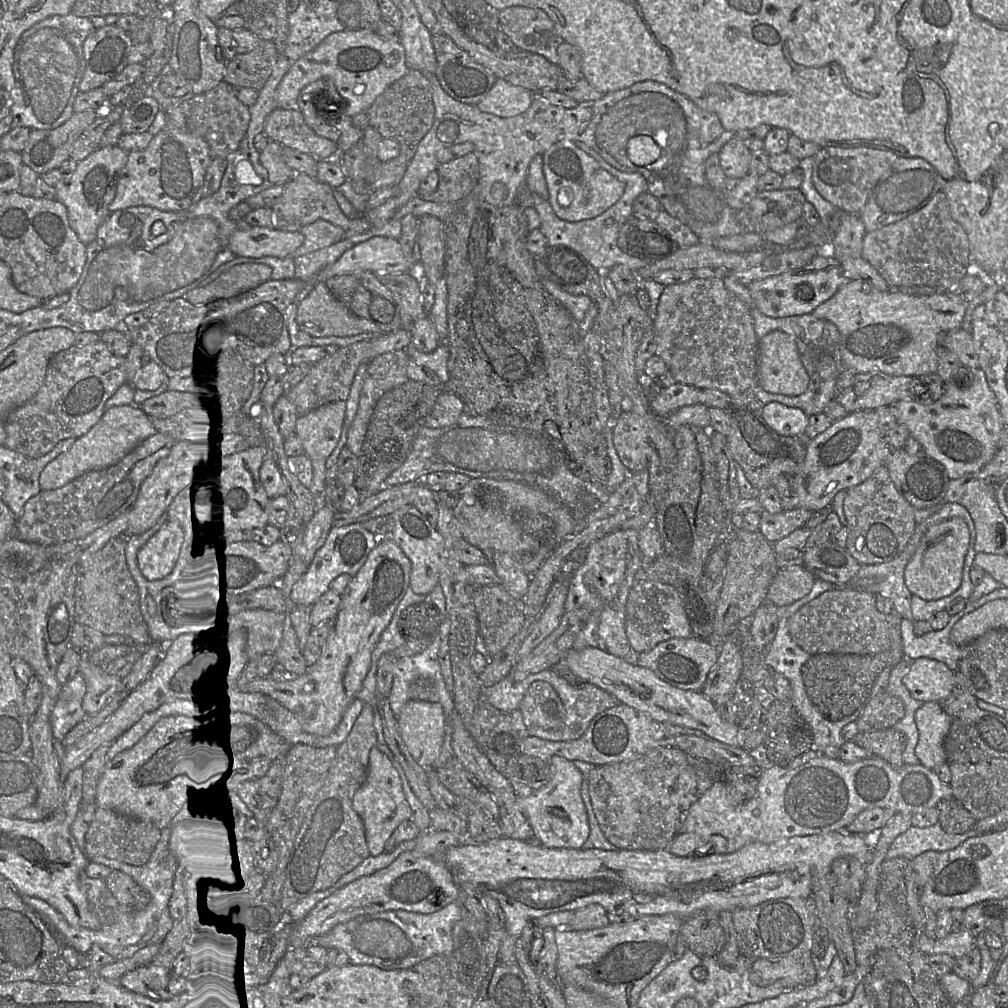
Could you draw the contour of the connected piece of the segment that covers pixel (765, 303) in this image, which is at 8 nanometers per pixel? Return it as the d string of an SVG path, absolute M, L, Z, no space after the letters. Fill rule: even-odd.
M814 257L800 269L770 276L748 285L755 307L771 318L783 318L812 313L849 282L840 262L833 257Z

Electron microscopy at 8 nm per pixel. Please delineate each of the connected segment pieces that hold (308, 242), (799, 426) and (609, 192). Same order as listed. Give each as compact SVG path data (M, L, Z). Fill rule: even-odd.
M317 220L303 227L299 232L303 235L304 242L290 256L293 259L331 246L341 241L346 235L343 228L324 220Z
M779 402L765 404L762 416L772 429L783 436L803 436L809 421L809 416L801 409Z
M563 141L551 146L543 155L543 173L555 214L567 222L594 219L615 205L623 196L625 184L603 169L574 142Z

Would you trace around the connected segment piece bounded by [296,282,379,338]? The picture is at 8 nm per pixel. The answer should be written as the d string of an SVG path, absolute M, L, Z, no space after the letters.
M324 282L314 284L297 305L296 323L310 338L379 334L374 324L356 317L341 304Z

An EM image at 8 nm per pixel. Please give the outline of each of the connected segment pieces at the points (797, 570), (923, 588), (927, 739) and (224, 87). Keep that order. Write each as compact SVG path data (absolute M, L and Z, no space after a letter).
M804 566L779 567L768 588L767 599L777 605L789 605L806 596L817 578Z
M955 517L932 526L905 569L905 583L912 595L924 600L939 600L954 593L962 582L969 540L970 531L962 518Z
M925 702L915 713L919 732L915 755L920 764L934 769L946 762L944 741L951 726L950 716L939 702Z
M223 81L213 89L193 95L177 105L186 119L185 130L207 143L212 158L225 159L234 152L244 137L250 121L249 107L240 102L234 95L233 87Z

